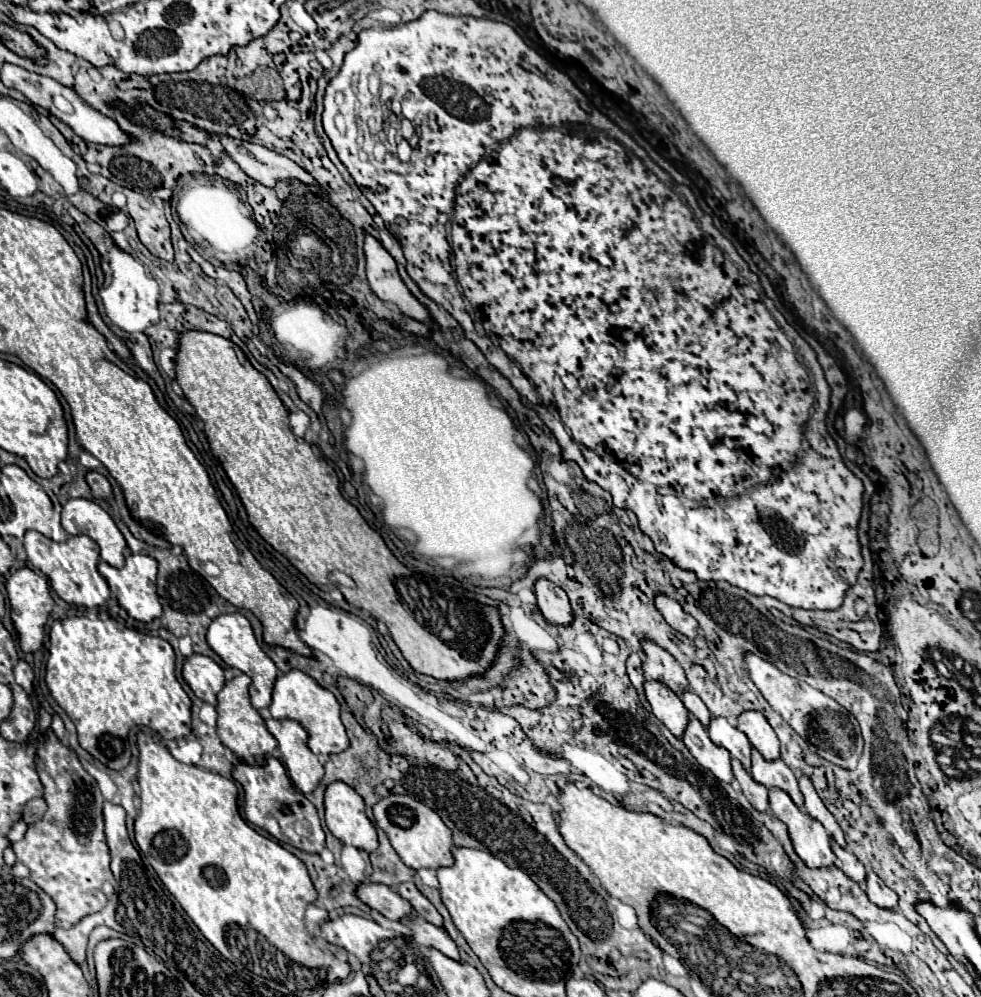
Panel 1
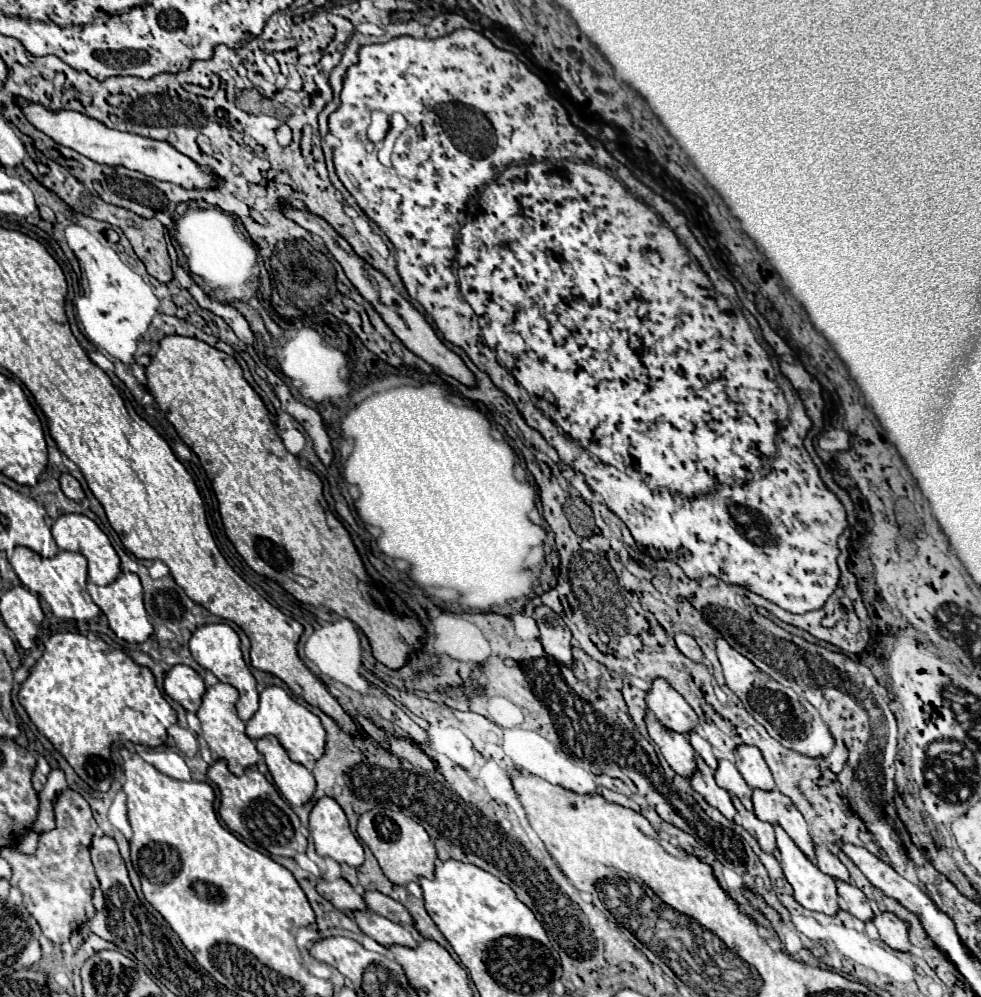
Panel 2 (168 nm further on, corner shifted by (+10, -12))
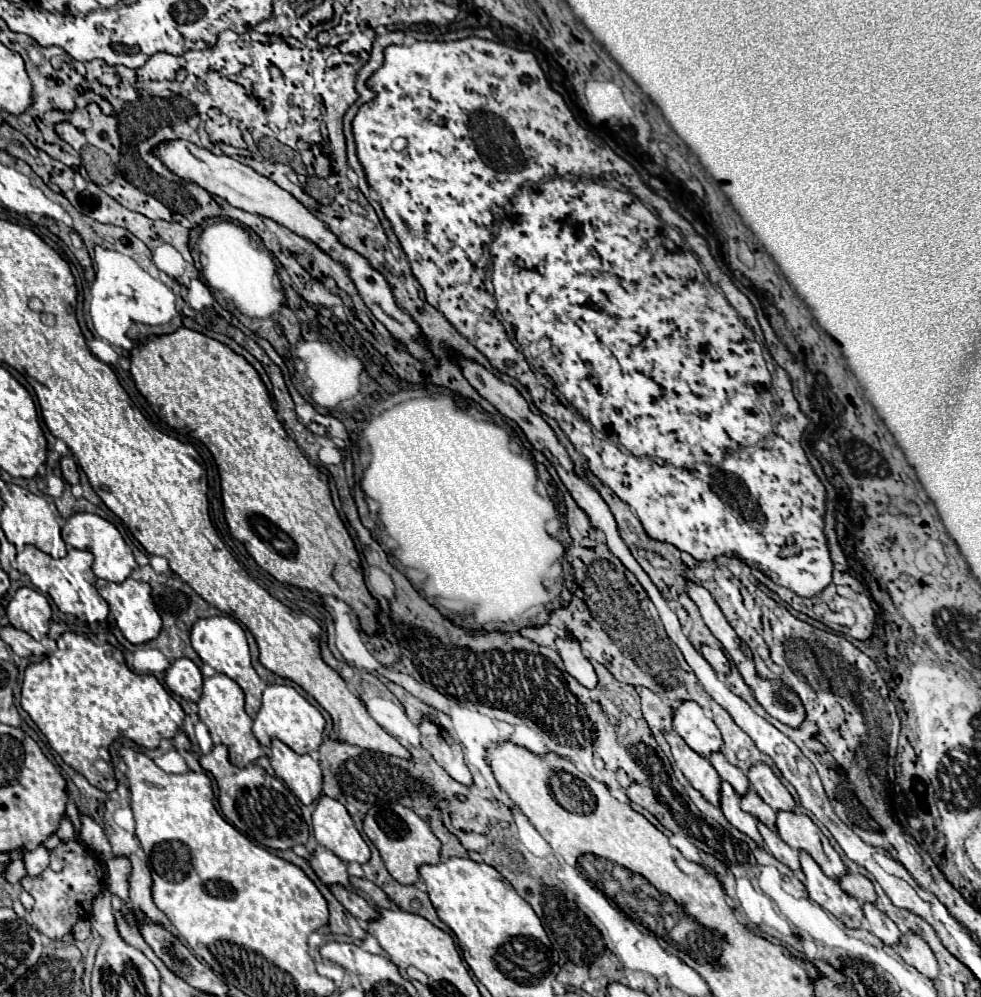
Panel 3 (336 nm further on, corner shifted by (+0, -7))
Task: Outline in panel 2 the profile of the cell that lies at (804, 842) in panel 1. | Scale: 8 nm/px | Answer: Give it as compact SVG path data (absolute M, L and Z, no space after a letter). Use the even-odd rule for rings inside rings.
M774 828L776 830L776 842L780 848L780 864L784 870L786 880L790 882L790 886L794 888L794 900L804 906L806 910L816 910L816 912L824 912L828 916L834 916L840 910L838 904L838 892L836 892L836 882L830 876L824 876L824 872L820 872L816 868L816 864L812 864L804 852L800 852L800 848L796 848L794 840L782 830L782 828Z

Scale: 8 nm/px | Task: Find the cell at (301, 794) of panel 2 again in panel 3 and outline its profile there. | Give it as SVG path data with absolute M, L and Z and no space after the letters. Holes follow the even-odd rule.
M272 739L270 761L276 775L290 787L290 791L310 805L322 793L322 771L310 755L298 755L280 739Z

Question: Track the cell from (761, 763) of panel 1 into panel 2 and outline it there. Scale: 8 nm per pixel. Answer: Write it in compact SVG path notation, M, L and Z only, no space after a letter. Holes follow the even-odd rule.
M754 790L754 814L772 826L782 826L786 834L796 842L796 846L816 864L816 852L814 842L808 834L808 824L804 816L796 810L796 806L790 802L788 796L780 794L778 790L772 792L756 792Z

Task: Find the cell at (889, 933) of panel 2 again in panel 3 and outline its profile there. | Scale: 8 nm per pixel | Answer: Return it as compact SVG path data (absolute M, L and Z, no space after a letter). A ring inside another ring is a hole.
M904 931L902 933L902 943L898 943L898 955L910 963L912 967L916 967L920 973L924 973L930 979L936 979L938 973L938 963L934 953L930 951L928 943L922 939L922 935L914 933L914 931Z

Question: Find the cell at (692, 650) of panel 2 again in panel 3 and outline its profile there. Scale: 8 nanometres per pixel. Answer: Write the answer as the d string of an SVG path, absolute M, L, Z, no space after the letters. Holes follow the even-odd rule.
M702 645L700 653L702 653L702 657L712 665L712 669L714 669L716 673L724 673L724 675L726 675L726 673L730 671L730 667L728 667L728 659L726 659L726 655L724 655L722 649L718 649L718 647L710 647L710 645Z

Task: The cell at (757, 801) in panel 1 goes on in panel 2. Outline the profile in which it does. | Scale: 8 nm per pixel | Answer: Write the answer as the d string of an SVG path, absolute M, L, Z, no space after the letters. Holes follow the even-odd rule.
M732 800L732 802L734 802L734 806L736 806L738 814L740 814L740 822L742 822L744 830L748 830L748 832L756 838L758 846L760 846L764 852L768 852L768 854L778 854L774 828L772 828L770 824L764 824L762 820L758 820L754 812L748 812L748 810L740 804L740 800Z

